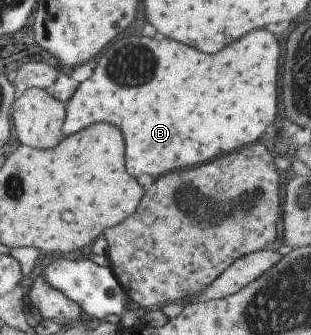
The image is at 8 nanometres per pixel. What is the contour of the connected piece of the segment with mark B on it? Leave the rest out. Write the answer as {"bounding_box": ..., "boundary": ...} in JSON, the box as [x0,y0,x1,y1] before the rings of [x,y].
{"bounding_box":[62,30,286,176],"boundary":[[[254,30],[218,54],[208,56],[172,40],[156,42],[156,38],[142,36],[120,38],[112,42],[104,54],[98,55],[90,78],[81,82],[64,104],[62,134],[74,134],[94,122],[118,126],[126,144],[124,164],[130,176],[160,176],[168,170],[202,164],[220,154],[252,144],[272,124],[272,120],[276,132],[279,132],[284,122],[282,97],[280,89],[276,88],[276,81],[282,77],[286,39],[282,35],[276,42],[270,32]]]}

